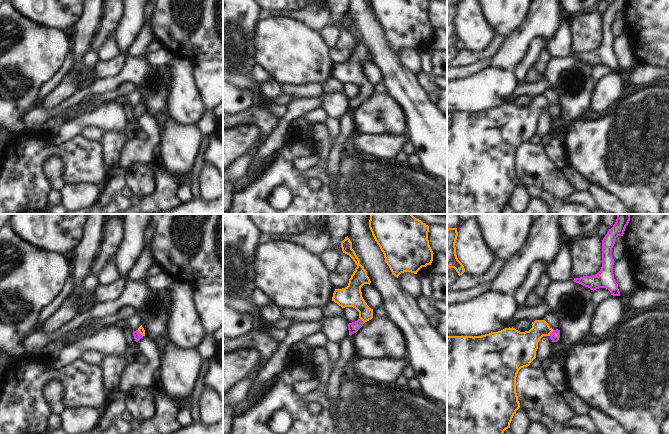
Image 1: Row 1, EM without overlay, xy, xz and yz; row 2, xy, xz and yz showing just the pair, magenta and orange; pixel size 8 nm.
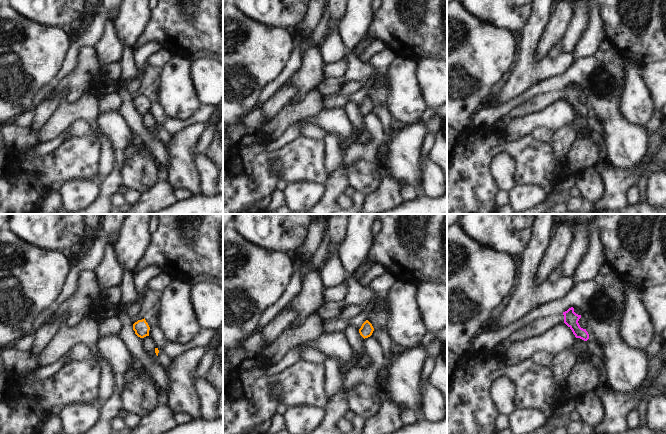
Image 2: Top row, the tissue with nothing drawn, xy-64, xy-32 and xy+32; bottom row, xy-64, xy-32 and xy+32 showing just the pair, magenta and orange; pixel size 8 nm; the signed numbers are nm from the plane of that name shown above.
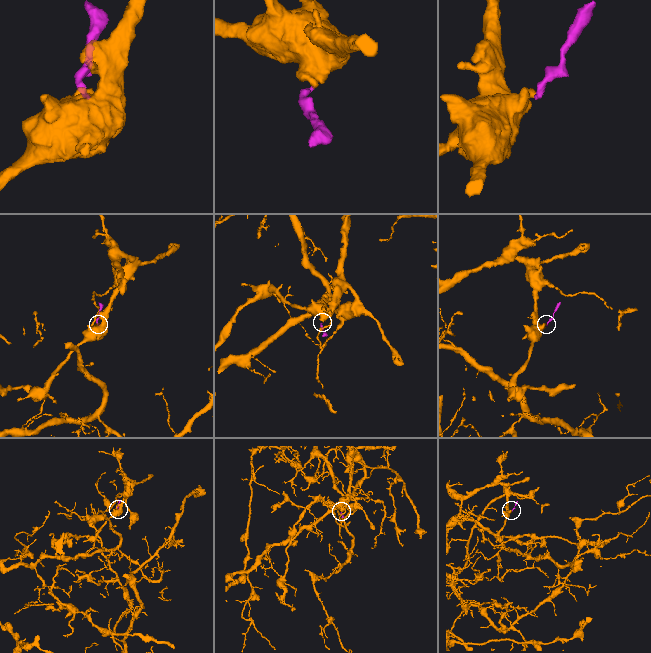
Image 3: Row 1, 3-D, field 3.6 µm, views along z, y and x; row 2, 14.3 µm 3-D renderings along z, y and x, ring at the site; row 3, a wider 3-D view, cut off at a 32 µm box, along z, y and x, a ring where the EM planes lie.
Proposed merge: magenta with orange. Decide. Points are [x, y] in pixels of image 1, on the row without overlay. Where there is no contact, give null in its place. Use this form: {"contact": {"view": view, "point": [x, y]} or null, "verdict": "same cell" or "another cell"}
{"contact": {"view": "yz", "point": [551, 109]}, "verdict": "same cell"}

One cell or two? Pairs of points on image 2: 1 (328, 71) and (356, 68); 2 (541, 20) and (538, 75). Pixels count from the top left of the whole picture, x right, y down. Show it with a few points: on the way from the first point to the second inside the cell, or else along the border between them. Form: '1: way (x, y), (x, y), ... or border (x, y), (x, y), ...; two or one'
1: border (346, 57), (346, 69), (341, 76), (323, 78); two
2: way (530, 34), (528, 40), (528, 61); one

